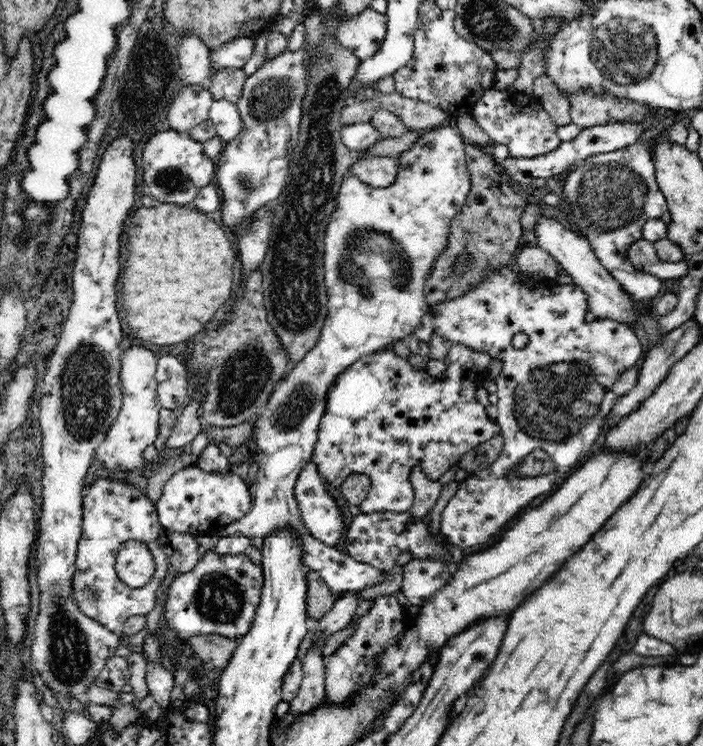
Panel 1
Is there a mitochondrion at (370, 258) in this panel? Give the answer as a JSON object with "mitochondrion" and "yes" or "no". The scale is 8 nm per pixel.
{"mitochondrion":"yes"}

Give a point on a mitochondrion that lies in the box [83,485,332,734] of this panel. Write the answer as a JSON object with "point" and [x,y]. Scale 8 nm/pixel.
{"point":[219,597]}

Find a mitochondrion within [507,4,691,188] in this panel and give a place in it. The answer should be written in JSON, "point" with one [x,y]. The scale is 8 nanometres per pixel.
{"point":[622,49]}

